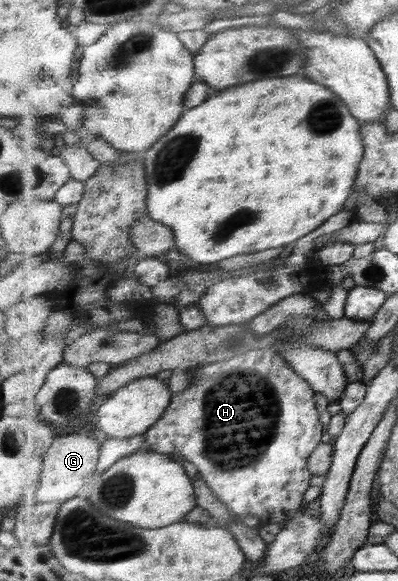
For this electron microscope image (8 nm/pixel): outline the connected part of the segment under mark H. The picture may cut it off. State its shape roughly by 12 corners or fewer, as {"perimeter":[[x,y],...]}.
{"perimeter":[[275,348],[202,365],[143,448],[262,526],[303,512],[317,393]]}

